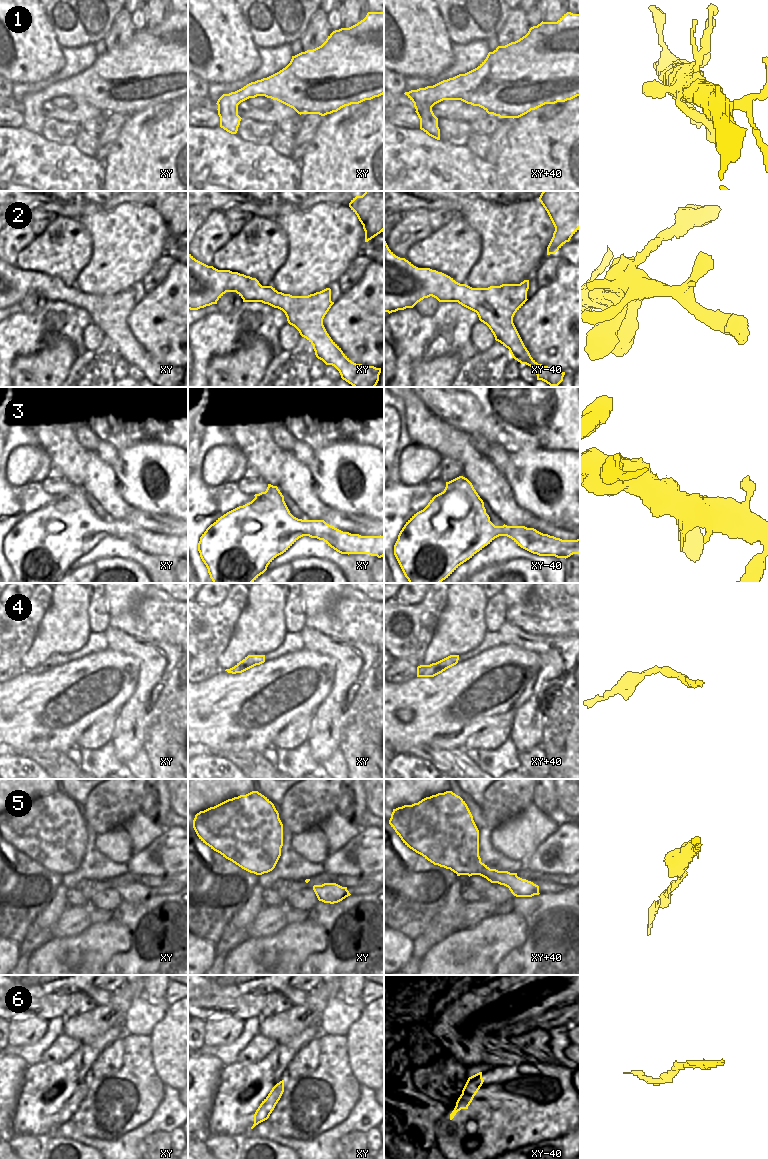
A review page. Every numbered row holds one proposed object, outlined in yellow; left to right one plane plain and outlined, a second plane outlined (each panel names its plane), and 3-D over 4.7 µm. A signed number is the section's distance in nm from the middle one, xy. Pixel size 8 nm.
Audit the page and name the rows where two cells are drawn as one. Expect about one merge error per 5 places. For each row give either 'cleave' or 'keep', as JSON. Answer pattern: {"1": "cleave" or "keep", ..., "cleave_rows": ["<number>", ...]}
{"1": "keep", "2": "keep", "3": "keep", "4": "keep", "5": "keep", "6": "keep", "cleave_rows": []}

